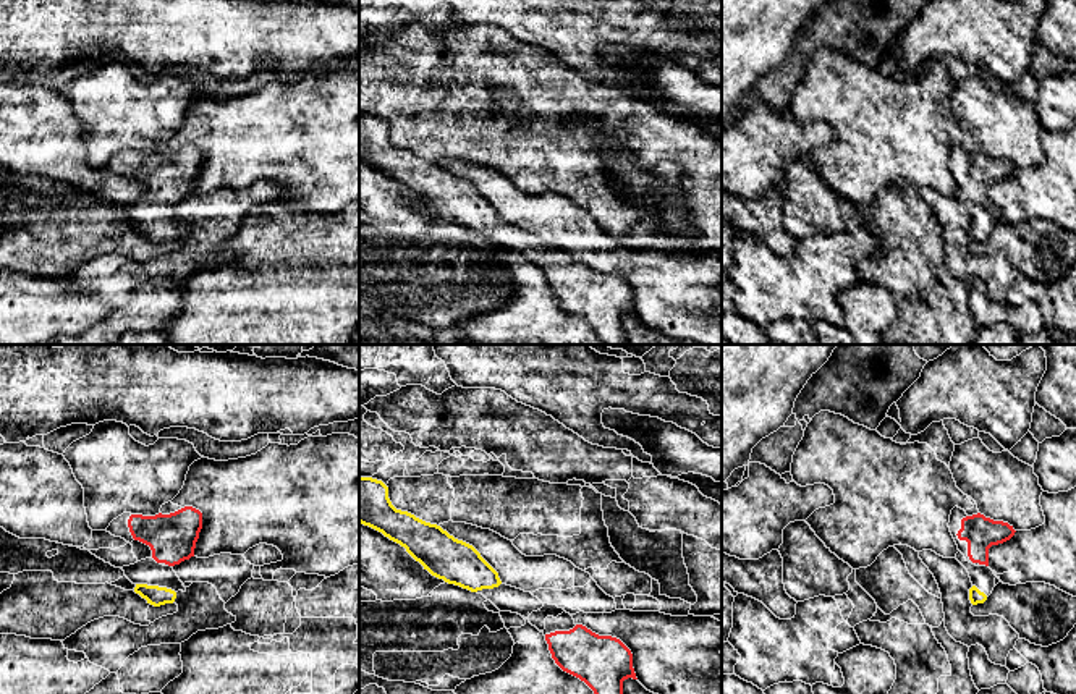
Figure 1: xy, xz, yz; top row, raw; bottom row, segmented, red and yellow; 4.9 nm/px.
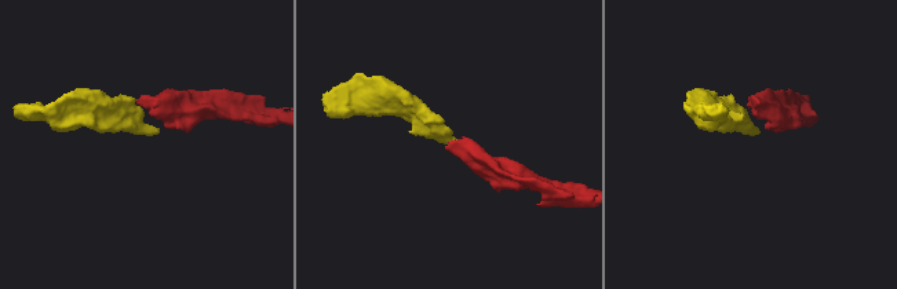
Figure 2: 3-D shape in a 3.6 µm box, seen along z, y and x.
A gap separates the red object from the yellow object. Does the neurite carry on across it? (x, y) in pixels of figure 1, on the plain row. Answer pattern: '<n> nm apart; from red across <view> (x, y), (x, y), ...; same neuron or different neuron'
110 nm apart; from red across xy (169, 203), (165, 225); same neuron

